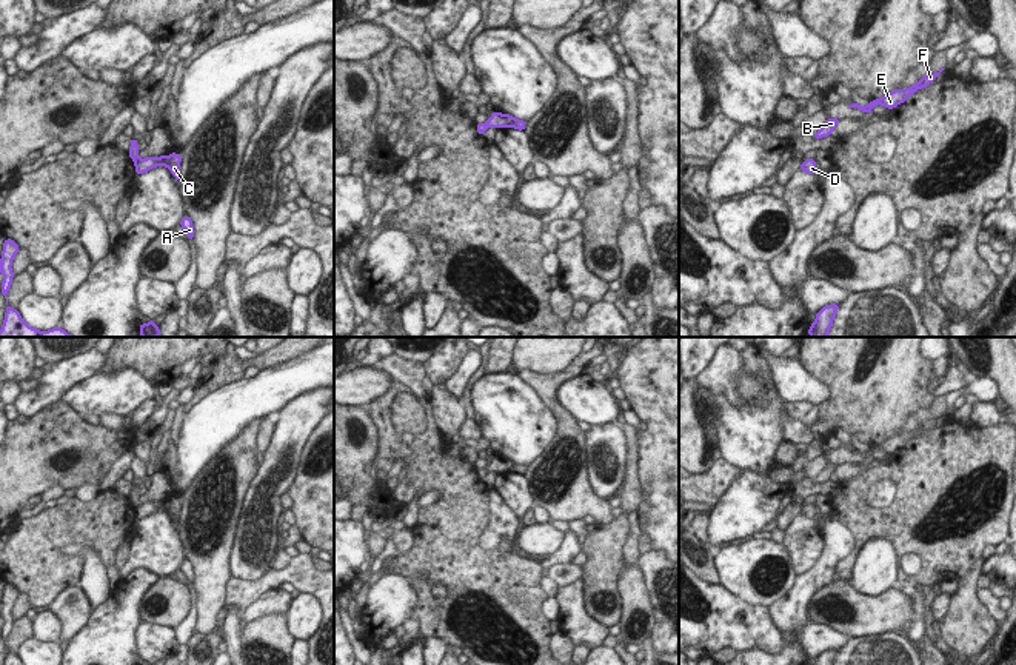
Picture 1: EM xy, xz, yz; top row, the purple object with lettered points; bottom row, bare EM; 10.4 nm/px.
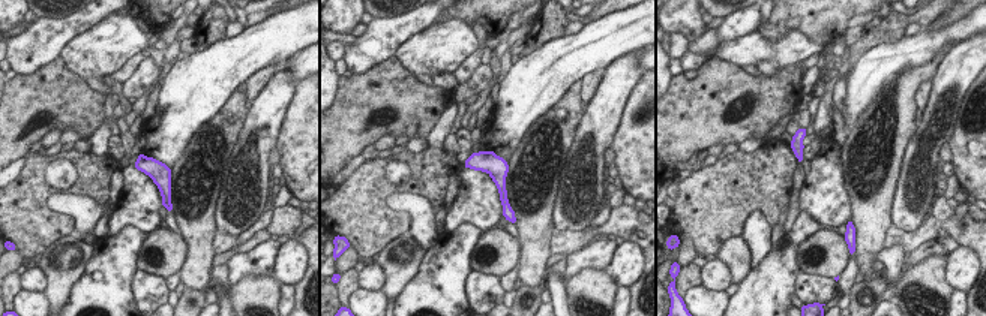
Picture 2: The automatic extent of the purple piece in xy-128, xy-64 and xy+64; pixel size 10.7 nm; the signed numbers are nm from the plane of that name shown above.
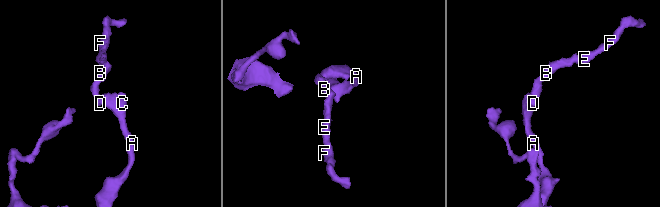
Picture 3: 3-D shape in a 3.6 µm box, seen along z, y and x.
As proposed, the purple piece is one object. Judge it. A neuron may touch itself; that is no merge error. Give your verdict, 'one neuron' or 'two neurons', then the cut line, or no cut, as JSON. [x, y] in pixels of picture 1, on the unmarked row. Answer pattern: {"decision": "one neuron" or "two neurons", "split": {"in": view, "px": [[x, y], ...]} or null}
{"decision": "two neurons", "split": {"in": "xy", "px": [[142, 504], [134, 510]]}}

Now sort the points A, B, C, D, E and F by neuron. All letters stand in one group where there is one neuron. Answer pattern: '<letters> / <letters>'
A C D / B E F

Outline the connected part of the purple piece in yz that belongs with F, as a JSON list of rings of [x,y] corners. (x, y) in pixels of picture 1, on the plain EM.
[[[941,413],[939,417],[925,419],[916,429],[911,429],[911,431],[907,433],[907,434],[894,434],[893,437],[888,437],[888,439],[884,440],[882,443],[871,445],[867,451],[861,451],[859,448],[853,446],[851,449],[848,449],[848,453],[857,453],[857,454],[861,454],[861,456],[865,457],[865,459],[871,457],[874,449],[881,449],[881,451],[887,451],[888,454],[894,454],[897,449],[904,448],[911,439],[916,439],[917,434],[922,434],[924,431],[928,431],[934,423],[937,423],[937,420],[939,420],[942,416],[944,416],[944,413]]]

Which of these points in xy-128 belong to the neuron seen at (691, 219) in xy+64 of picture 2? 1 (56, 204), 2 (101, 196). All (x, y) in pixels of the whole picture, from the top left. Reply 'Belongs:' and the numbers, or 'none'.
Belongs: 2

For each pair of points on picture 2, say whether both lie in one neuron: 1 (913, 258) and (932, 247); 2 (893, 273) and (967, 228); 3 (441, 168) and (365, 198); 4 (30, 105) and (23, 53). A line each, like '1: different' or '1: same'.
1: same
2: different
3: same
4: different

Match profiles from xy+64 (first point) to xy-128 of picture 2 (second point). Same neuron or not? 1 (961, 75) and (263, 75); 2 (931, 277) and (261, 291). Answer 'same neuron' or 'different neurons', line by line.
1: different neurons
2: same neuron

